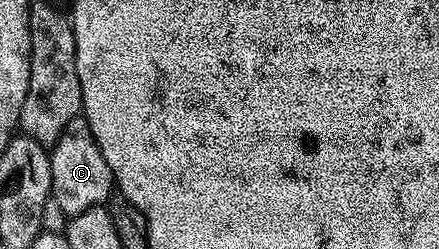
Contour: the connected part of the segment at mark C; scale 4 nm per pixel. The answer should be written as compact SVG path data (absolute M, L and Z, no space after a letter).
M77 116L66 124L62 136L50 148L50 176L52 177L51 201L62 208L66 216L86 212L86 208L105 205L113 197L114 183L110 164L90 132L90 124L82 116Z

